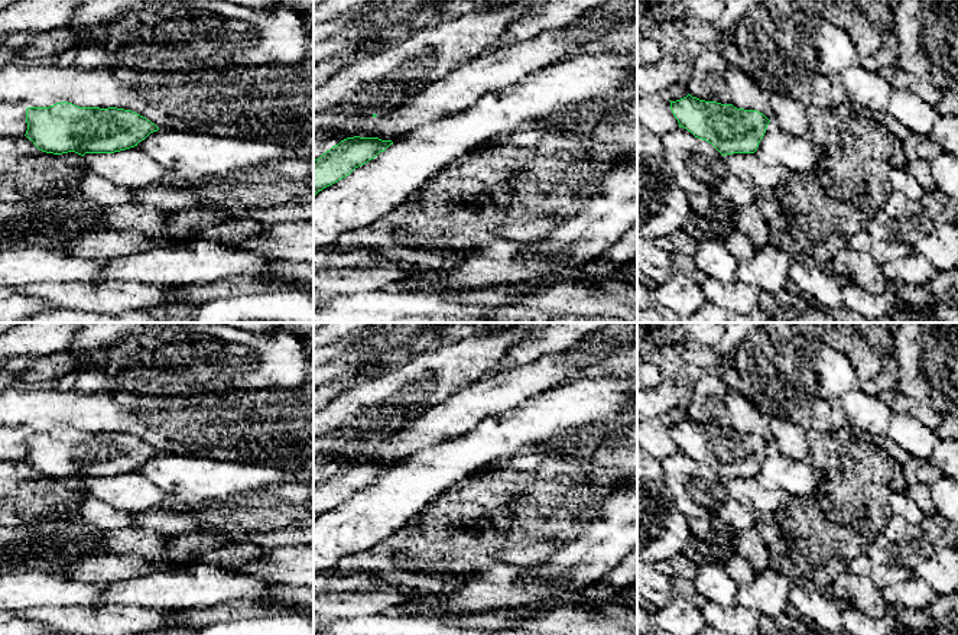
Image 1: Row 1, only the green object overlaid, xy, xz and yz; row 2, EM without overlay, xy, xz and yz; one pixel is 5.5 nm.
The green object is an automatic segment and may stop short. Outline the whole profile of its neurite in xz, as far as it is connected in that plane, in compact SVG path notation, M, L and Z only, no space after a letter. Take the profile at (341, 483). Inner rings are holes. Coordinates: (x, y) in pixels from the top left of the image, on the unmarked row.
M347 461L314 485L314 519L384 476L392 464Z

